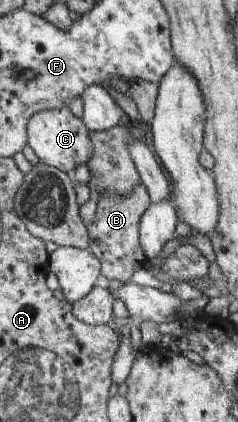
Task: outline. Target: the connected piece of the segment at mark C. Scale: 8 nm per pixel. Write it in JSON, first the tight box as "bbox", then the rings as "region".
{"bbox":[27,107,93,172],"region":[[[69,107],[53,108],[37,112],[29,118],[27,129],[28,145],[43,164],[53,166],[62,172],[75,171],[81,164],[87,164],[93,148],[89,131],[81,118],[73,115]]]}

